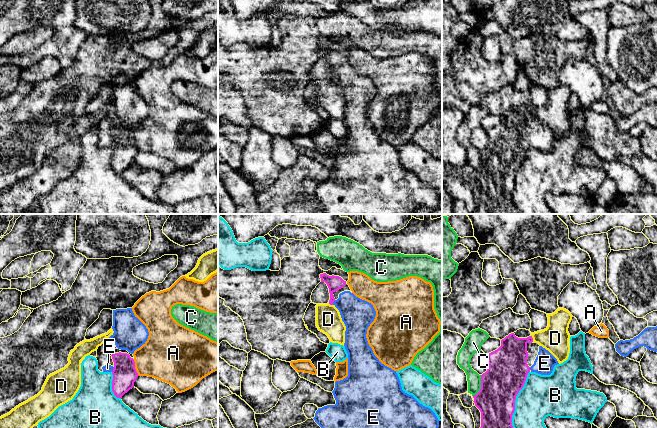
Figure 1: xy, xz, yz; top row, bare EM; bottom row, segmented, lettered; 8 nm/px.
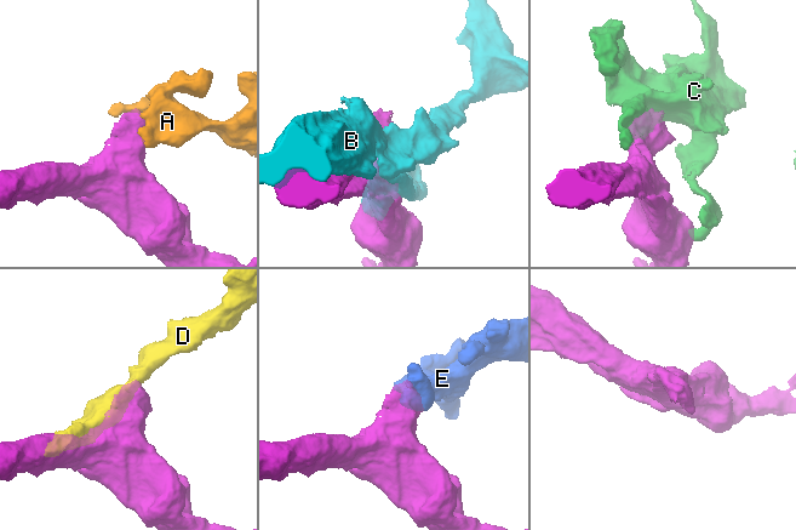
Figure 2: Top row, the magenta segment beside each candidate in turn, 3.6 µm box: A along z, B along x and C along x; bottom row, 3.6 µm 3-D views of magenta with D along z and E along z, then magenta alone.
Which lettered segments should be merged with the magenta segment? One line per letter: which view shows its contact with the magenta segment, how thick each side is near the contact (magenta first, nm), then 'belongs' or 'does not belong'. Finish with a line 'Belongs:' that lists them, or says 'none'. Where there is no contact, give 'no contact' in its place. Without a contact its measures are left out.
A: meets magenta in xy; 190 nm thick on the magenta side, 360 nm on the other; does not belong
B: meets magenta in yz; 320 nm thick on the magenta side, 340 nm on the other; does not belong
C: meets magenta in yz; 320 nm thick on the magenta side, 110 nm on the other; does not belong
D: meets magenta in yz; 280 nm thick on the magenta side, 220 nm on the other; does not belong
E: meets magenta in xy; 190 nm thick on the magenta side, 60 nm on the other; belongs
Belongs: E

